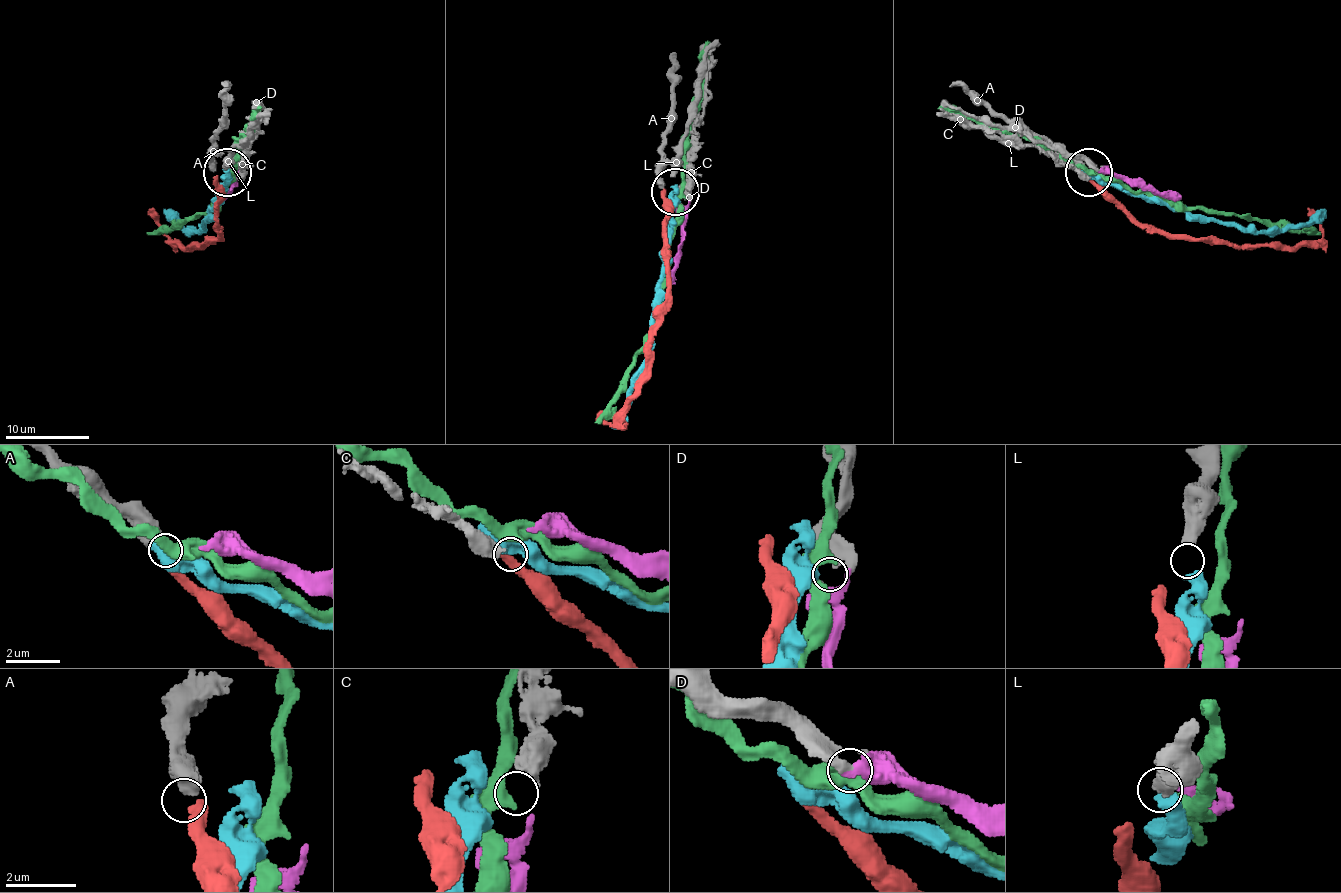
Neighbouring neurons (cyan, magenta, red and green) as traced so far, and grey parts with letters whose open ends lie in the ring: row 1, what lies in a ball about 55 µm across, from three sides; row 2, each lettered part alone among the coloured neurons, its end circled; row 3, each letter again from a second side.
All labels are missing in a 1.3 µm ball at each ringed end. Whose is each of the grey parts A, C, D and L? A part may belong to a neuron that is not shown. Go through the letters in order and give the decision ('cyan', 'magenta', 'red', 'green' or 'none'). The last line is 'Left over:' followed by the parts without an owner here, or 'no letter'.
A: red
C: none
D: magenta
L: cyan
Left over: C

